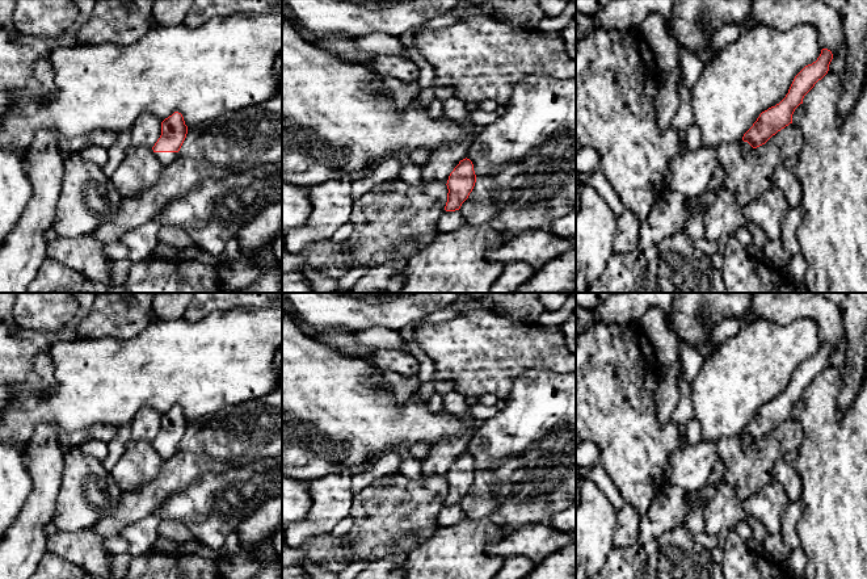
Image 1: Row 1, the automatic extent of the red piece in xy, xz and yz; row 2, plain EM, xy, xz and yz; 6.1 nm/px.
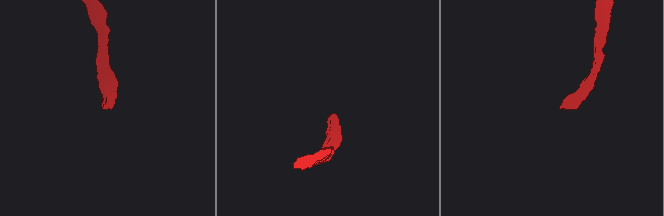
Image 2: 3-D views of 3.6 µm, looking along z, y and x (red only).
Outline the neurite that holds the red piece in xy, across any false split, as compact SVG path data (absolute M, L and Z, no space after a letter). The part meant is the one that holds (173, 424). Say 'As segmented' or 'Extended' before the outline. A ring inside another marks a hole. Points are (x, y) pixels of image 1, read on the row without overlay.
Extended. M174 406L161 416L161 429L152 444L163 461L168 461L176 454L186 428L188 420L178 406Z

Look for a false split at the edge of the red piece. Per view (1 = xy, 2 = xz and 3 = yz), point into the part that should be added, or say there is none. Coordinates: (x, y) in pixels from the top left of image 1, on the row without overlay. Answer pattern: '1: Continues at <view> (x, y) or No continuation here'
1: Continues at xy (164, 452)
2: No continuation here
3: No continuation here

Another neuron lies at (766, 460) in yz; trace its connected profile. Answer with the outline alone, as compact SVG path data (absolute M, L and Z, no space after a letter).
M790 418L775 429L773 429L761 441L753 442L748 436L742 433L738 436L731 436L717 440L717 456L724 463L721 473L721 482L732 484L737 492L737 496L742 500L752 498L765 486L775 482L773 469L779 457L791 450L797 450L804 440L804 432L800 421Z

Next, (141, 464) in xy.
M130 439L125 445L123 456L110 473L121 491L129 492L156 479L163 463L164 461L155 450L152 441Z

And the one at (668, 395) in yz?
M681 364L665 368L664 378L657 387L657 418L662 424L672 421L672 414L679 402L678 377L681 373Z

